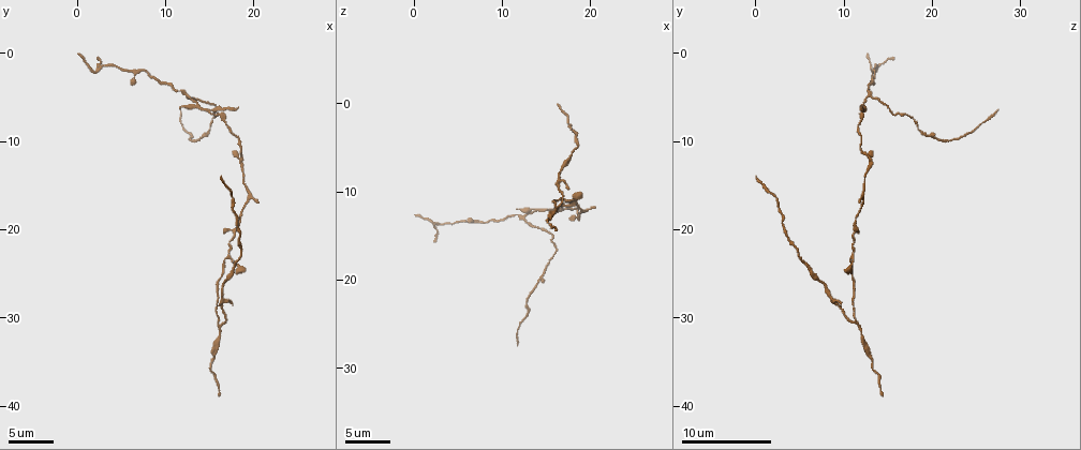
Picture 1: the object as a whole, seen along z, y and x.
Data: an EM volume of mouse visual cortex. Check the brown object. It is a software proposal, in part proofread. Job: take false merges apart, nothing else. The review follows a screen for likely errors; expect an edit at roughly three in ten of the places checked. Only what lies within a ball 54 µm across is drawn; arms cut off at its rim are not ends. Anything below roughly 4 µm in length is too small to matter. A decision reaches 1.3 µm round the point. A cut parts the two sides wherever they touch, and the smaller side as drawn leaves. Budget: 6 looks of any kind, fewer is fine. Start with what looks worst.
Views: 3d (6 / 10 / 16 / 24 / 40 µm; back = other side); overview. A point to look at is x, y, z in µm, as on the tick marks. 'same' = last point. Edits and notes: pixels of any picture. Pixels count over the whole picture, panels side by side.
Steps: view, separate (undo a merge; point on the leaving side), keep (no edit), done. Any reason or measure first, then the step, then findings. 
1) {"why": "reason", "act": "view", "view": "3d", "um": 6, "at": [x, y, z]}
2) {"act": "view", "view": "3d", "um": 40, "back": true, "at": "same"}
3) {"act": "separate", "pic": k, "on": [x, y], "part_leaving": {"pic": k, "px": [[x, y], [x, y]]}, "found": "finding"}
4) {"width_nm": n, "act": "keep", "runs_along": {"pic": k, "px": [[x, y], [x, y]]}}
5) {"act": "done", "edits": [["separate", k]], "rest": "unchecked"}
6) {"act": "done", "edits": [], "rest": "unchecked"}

{"why": "branch point", "act": "view", "view": "3d", "um": 10, "at": [16.6, 30.6, 11.6]}

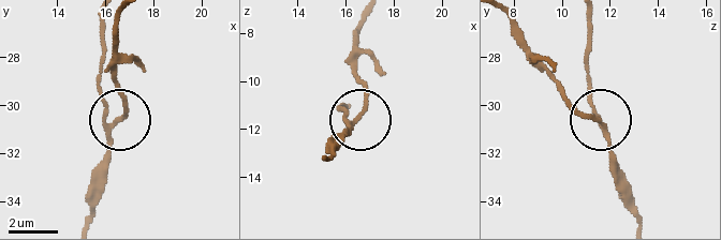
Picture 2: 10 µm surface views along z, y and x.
{"width_nm": 170, "act": "separate", "pic": 2, "on": [129, 111], "part_leaving": {"pic": 2, "px": [[117, 123], [127, 107], [115, 70], [115, 21]]}, "found": "two neurons meet here"}

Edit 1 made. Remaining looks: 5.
{"why": "three-way junction", "act": "view", "view": "3d", "um": 6, "at": [19.4, 17.0, 12.2]}

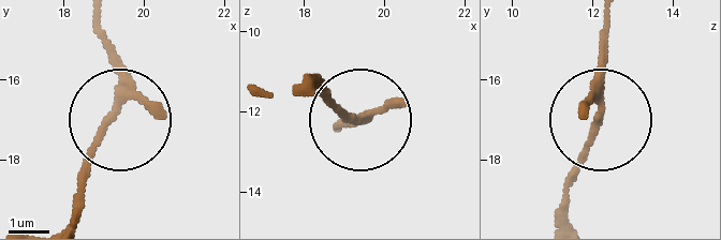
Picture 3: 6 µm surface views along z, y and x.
{"arms": 3, "act": "keep", "runs_along": {"pic": 3, "px": [[108, 124], [74, 199]]}, "found": "one neuron here"}

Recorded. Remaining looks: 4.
{"why": "thick turns thin", "act": "view", "view": "3d", "um": 10, "at": [5.8, 2.2, 13.4]}

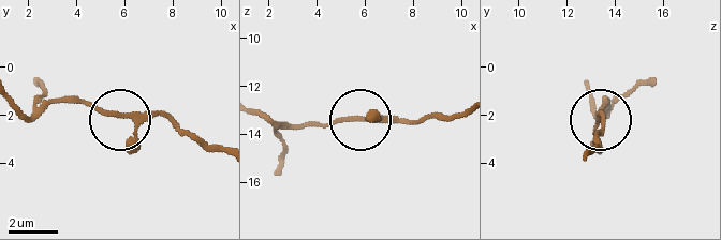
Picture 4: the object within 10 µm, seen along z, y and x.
{"act": "view", "view": "3d", "um": 6, "at": [5.7, 2.0, 13.4]}

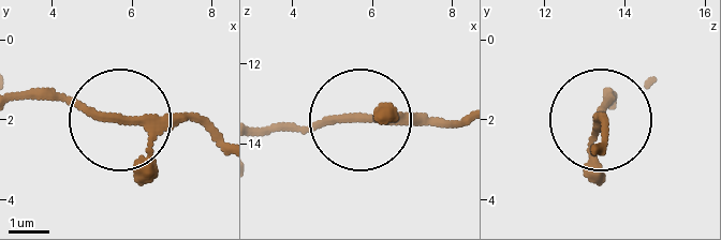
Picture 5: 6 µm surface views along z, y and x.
{"act": "keep", "runs_along": {"pic": 5, "px": [[220, 144], [178, 116], [97, 116], [28, 95]]}, "found": "continuous, no second neuron"}

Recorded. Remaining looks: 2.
{"act": "done", "edits": [["separate", 2]], "rest": "unchecked"}

